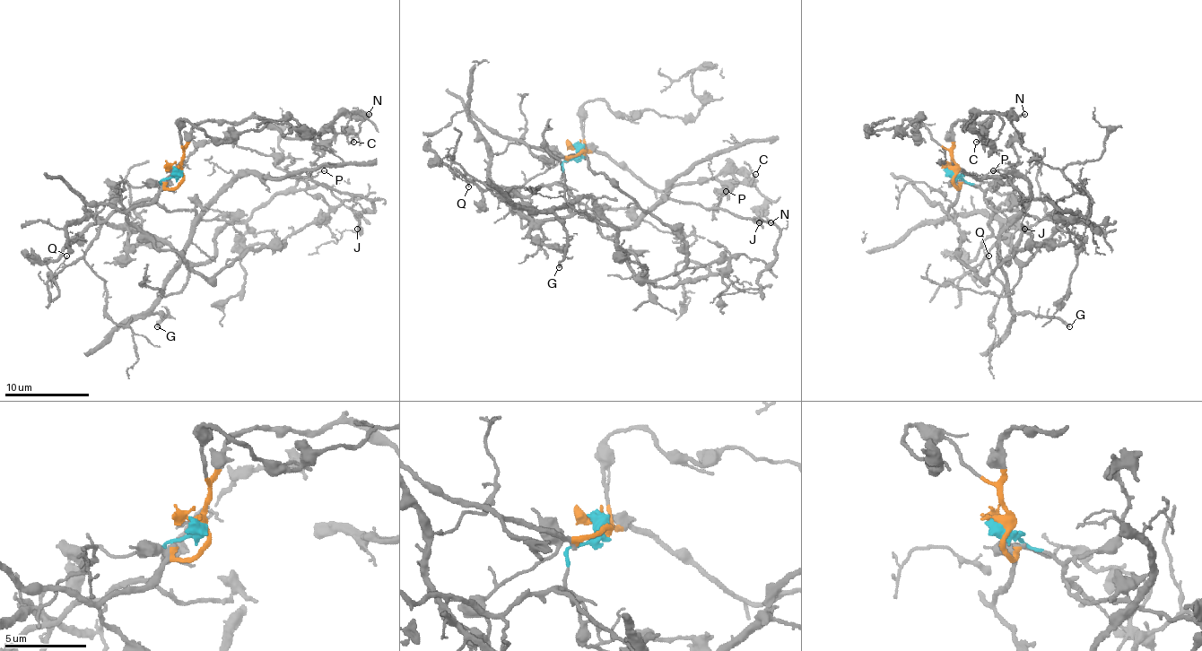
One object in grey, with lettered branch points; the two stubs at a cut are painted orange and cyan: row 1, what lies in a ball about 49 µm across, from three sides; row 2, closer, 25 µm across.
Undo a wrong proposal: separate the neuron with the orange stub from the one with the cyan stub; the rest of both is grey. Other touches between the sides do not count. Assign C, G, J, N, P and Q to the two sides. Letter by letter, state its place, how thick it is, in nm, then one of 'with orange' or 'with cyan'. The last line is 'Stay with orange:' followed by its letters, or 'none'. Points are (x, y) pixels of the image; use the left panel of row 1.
C: place (353, 142); calibre 130 nm; with orange
G: place (157, 326); calibre 240 nm; with cyan
J: place (357, 229); calibre 130 nm; with cyan
N: place (369, 114); calibre 160 nm; with orange
P: place (324, 170); calibre 110 nm; with cyan
Q: place (66, 256); calibre 130 nm; with cyan
Stay with orange: C, N

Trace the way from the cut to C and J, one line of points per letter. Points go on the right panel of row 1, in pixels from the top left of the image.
C: (953, 172), (955, 125), (991, 117), (983, 138), (983, 143), (985, 134), (985, 143), (977, 143)
J: (953, 172), (993, 211), (1021, 211), (1030, 200), (1021, 177), (1002, 177), (1019, 191), (1025, 230)

